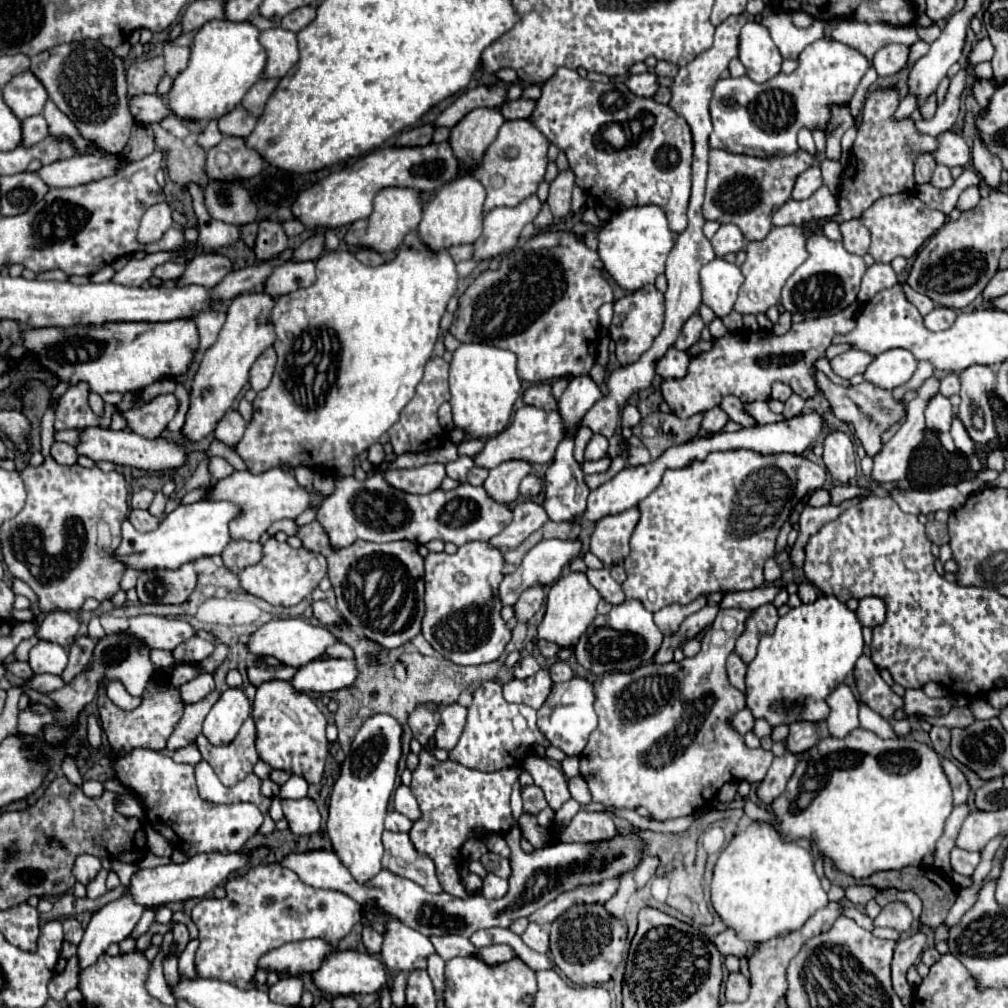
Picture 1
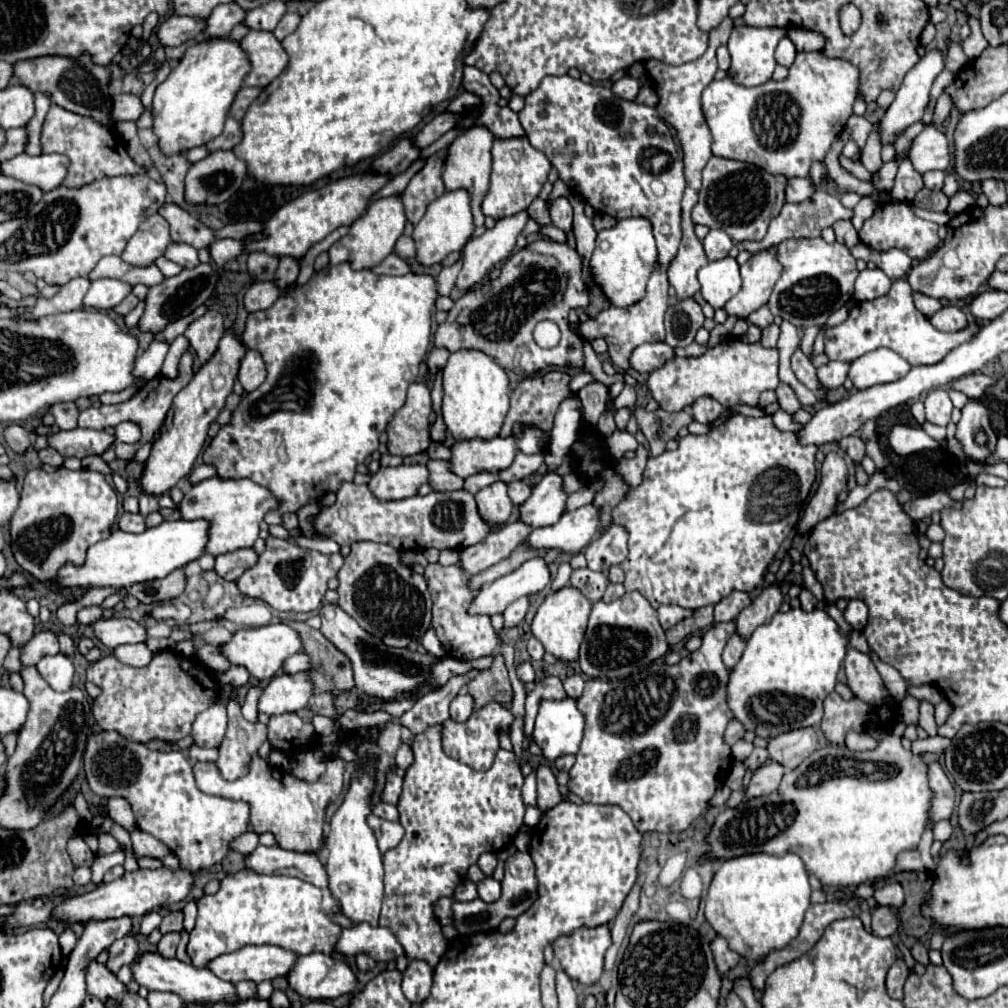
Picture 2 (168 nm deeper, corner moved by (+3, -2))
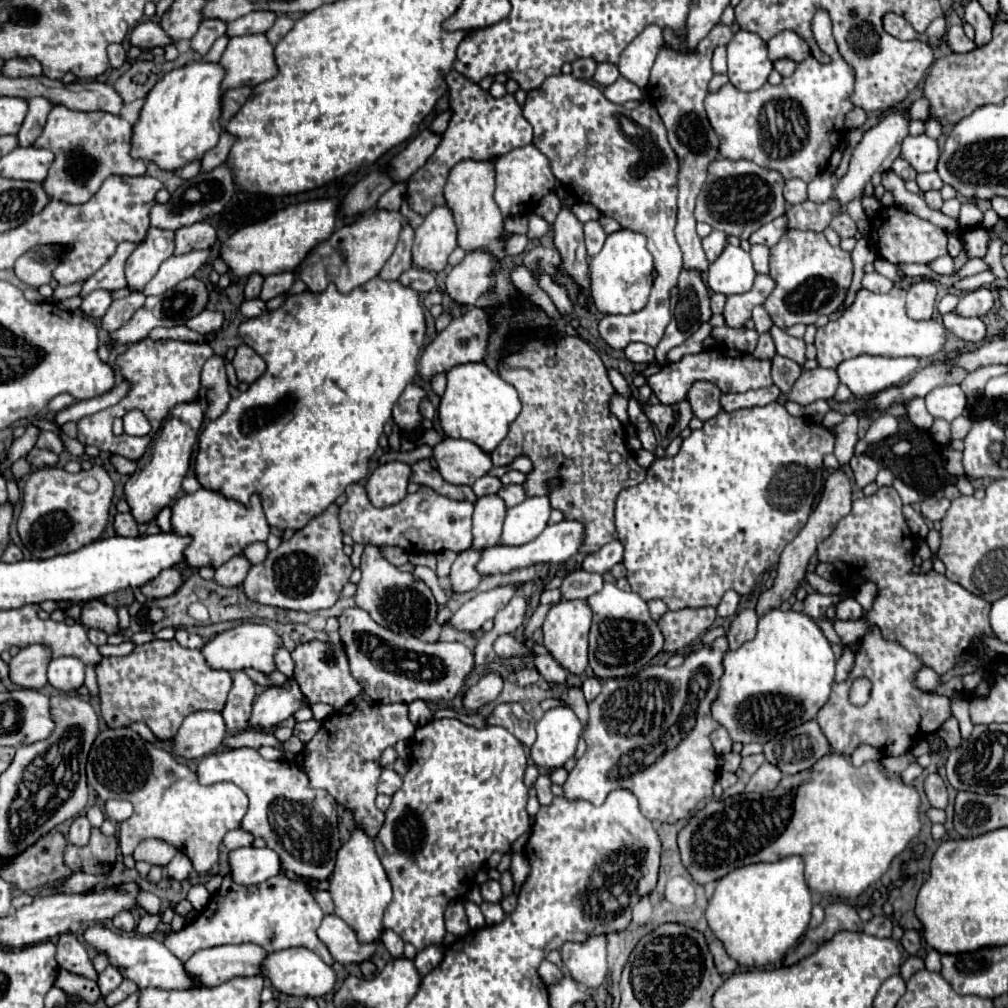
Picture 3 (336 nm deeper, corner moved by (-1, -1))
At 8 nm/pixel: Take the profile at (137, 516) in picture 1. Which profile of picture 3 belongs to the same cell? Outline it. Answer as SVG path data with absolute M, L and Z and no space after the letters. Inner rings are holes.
M118 513L114 517L114 529L118 535L128 535L128 537L138 535L138 523L132 517L132 513Z

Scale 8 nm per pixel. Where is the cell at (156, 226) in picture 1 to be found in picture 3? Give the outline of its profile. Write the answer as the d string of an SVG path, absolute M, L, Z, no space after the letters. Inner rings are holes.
M150 227L146 237L138 243L126 261L128 285L132 291L142 291L156 275L162 261L174 253L174 231Z

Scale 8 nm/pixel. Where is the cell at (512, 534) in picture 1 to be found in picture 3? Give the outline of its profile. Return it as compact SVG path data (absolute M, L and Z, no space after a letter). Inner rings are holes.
M466 549L458 553L458 559L454 561L452 571L450 571L450 581L452 581L454 591L464 593L478 587L482 579L482 575L476 571L480 557L482 557L482 549Z

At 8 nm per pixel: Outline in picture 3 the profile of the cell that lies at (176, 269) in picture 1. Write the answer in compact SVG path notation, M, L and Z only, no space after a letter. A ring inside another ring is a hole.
M120 243L120 247L116 249L116 253L108 259L106 265L102 265L84 285L80 295L86 297L88 293L96 291L96 289L108 289L108 291L116 291L126 287L126 275L124 275L124 265L126 265L126 243Z

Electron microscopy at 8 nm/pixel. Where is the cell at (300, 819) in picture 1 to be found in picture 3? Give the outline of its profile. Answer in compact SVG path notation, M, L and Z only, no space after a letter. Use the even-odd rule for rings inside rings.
M230 749L222 753L212 753L200 759L198 763L198 781L200 785L212 785L220 781L228 781L238 785L250 799L248 813L242 819L242 829L250 831L254 837L266 839L268 847L280 855L286 871L294 871L302 877L312 879L328 879L336 863L336 851L340 849L340 835L338 835L338 813L336 813L336 799L324 789L312 789L308 775L302 767L290 765L286 761L268 761L256 749Z

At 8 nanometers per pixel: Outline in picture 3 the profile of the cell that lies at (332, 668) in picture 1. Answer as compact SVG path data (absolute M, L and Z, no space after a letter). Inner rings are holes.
M288 679L284 685L264 689L252 707L250 725L260 725L264 729L272 729L292 717L298 709L308 707L308 699L300 691L296 679Z

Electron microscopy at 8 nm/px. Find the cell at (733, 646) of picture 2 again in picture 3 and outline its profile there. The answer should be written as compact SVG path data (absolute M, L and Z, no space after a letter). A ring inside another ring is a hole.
M744 609L734 617L734 621L728 629L728 641L730 641L732 651L736 651L746 641L754 639L756 623L758 623L758 615L754 613L754 609Z

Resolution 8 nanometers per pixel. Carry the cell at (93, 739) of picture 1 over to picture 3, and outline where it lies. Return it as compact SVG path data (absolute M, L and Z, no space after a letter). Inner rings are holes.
M130 727L120 729L106 729L102 731L90 751L88 765L86 765L88 783L94 787L100 799L128 799L134 805L134 813L130 819L120 823L120 851L122 855L132 855L134 847L144 839L162 839L170 845L174 845L178 851L188 855L192 861L192 867L196 873L208 873L212 865L218 861L218 847L224 839L224 835L232 829L238 829L246 811L248 811L248 797L240 787L234 783L214 783L214 785L200 785L196 779L196 773L188 767L176 761L176 757L148 741L144 741L136 731Z

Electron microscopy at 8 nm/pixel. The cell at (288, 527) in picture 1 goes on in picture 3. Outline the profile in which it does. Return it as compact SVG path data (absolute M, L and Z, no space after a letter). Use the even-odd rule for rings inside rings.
M352 483L346 487L346 503L340 507L340 527L348 533L356 543L362 545L394 545L406 551L406 543L414 553L438 553L444 549L450 551L466 551L472 547L472 511L474 503L470 501L454 501L434 493L428 487L420 487L416 493L406 495L400 503L390 507L374 507L368 499L364 485Z

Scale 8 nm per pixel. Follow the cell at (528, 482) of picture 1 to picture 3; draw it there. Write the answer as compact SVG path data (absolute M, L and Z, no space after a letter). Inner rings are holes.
M504 485L498 495L506 501L508 507L514 507L518 503L522 503L526 499L526 493L524 493L524 487L522 485Z

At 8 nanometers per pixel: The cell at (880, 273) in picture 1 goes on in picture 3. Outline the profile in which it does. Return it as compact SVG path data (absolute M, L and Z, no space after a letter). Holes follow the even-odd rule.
M874 271L874 273L866 273L864 275L862 287L868 289L868 291L872 291L872 293L888 293L894 287L894 283L888 277L884 277L884 275L880 275L880 273Z

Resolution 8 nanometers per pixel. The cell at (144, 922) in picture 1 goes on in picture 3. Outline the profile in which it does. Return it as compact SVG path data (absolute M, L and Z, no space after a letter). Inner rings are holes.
M108 965L108 967L100 973L100 977L98 977L98 987L100 987L102 995L108 995L108 993L114 991L120 983L122 983L122 973L120 973L118 967L114 967L114 965Z

